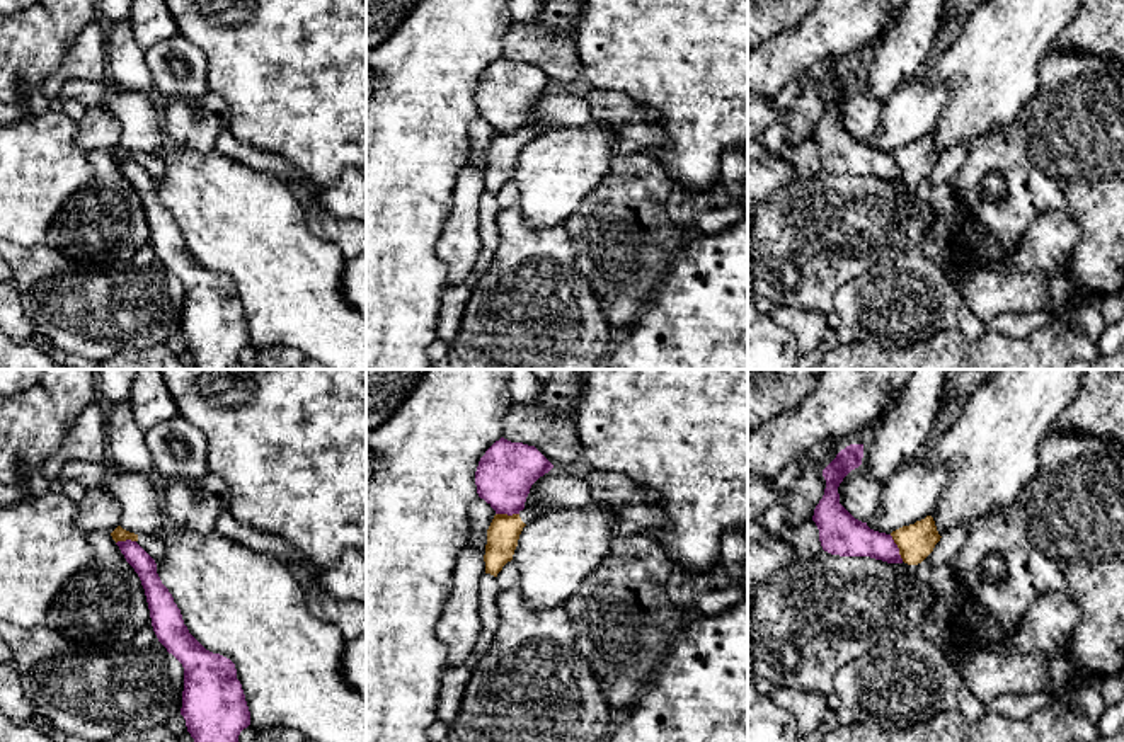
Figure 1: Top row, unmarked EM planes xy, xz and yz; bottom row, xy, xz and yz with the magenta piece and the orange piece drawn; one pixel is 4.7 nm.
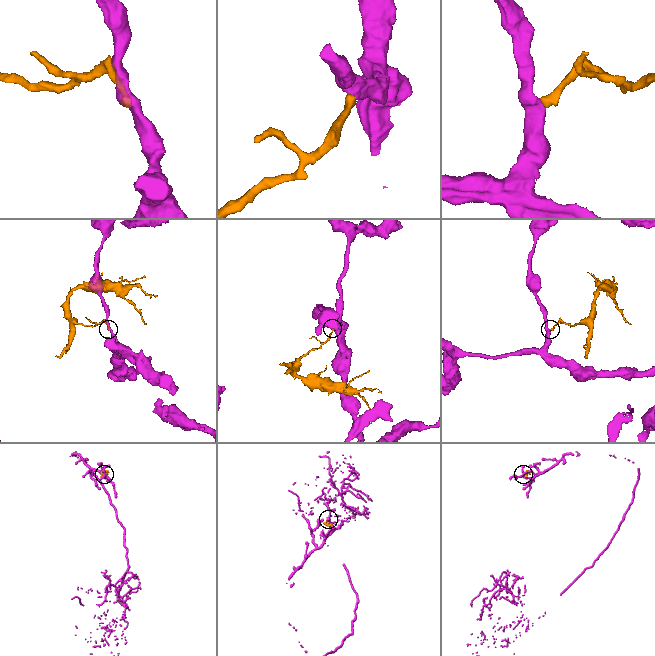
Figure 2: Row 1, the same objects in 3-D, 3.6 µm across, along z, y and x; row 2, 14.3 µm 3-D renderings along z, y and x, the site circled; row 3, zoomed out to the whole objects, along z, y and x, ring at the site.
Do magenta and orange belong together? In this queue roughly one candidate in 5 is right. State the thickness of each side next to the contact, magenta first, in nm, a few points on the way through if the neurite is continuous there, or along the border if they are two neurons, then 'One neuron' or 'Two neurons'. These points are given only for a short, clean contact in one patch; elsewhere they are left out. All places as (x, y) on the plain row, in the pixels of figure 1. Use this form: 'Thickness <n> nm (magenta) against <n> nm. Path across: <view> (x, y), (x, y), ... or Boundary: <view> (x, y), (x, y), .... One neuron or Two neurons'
Thickness 190 nm (magenta) against 170 nm. Boundary: yz (889, 154), (903, 179). Two neurons

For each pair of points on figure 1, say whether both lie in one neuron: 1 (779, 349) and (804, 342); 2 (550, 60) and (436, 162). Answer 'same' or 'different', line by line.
1: different
2: different

